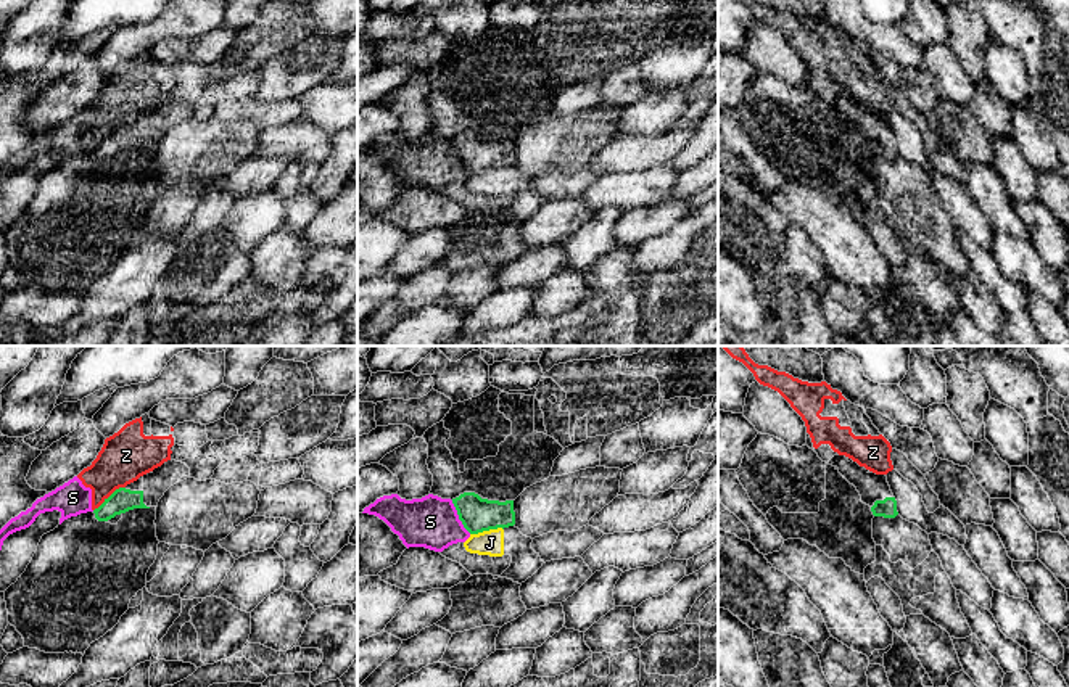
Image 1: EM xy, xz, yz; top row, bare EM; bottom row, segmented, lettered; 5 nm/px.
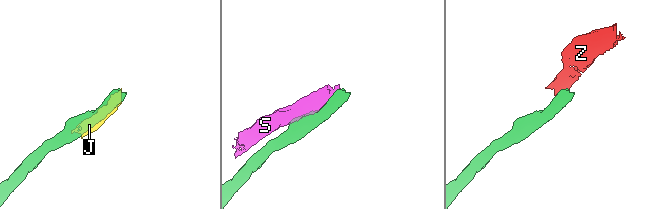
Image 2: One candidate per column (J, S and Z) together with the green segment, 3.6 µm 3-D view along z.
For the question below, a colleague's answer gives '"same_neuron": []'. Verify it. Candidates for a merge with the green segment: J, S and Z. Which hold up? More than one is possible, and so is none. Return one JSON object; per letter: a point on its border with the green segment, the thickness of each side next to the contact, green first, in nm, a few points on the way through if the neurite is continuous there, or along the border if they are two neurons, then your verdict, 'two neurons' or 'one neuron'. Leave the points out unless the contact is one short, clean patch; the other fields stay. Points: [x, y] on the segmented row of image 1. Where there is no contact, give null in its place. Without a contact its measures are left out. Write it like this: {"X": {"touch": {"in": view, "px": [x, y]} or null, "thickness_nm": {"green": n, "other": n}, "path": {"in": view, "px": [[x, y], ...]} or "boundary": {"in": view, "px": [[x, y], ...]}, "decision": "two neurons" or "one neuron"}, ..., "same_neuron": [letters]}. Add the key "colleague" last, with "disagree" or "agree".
{"J": {"touch": {"in": "xz", "px": [487, 530]}, "thickness_nm": {"green": 170, "other": 130}, "decision": "two neurons"}, "S": {"touch": {"in": "xz", "px": [459, 517]}, "thickness_nm": {"green": 170, "other": 260}, "decision": "two neurons"}, "Z": {"touch": {"in": "xy", "px": [110, 496]}, "thickness_nm": {"green": 120, "other": 260}, "boundary": {"in": "xy", "px": [[124, 486], [113, 491], [94, 510]]}, "decision": "two neurons"}, "same_neuron": [], "colleague": "agree"}

